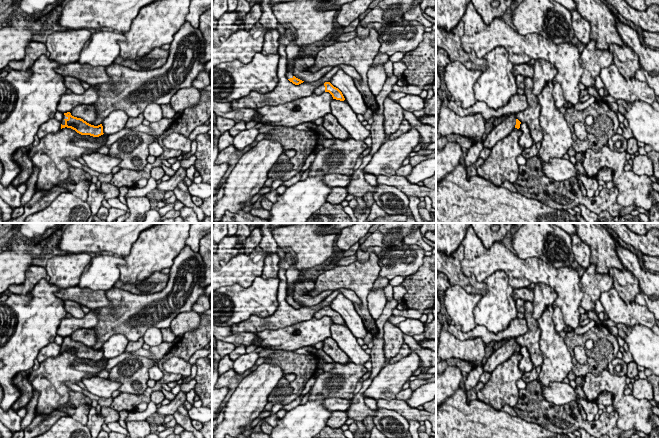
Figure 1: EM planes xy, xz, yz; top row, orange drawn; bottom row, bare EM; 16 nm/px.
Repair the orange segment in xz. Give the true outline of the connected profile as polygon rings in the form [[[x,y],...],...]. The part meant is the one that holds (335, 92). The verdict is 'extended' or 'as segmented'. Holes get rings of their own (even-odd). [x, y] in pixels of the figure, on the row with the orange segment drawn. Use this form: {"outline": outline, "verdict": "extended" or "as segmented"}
{"outline": [[[325,82],[324,84],[316,88],[313,93],[320,95],[323,92],[329,92],[332,95],[333,99],[340,101],[345,100],[342,92],[338,88],[334,87],[330,82]]], "verdict": "extended"}

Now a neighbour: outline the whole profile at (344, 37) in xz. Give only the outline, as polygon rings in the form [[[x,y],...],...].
[[[356,30],[353,32],[348,32],[348,33],[342,33],[340,35],[336,36],[336,39],[338,42],[347,42],[349,40],[352,40],[357,37],[357,32]]]

